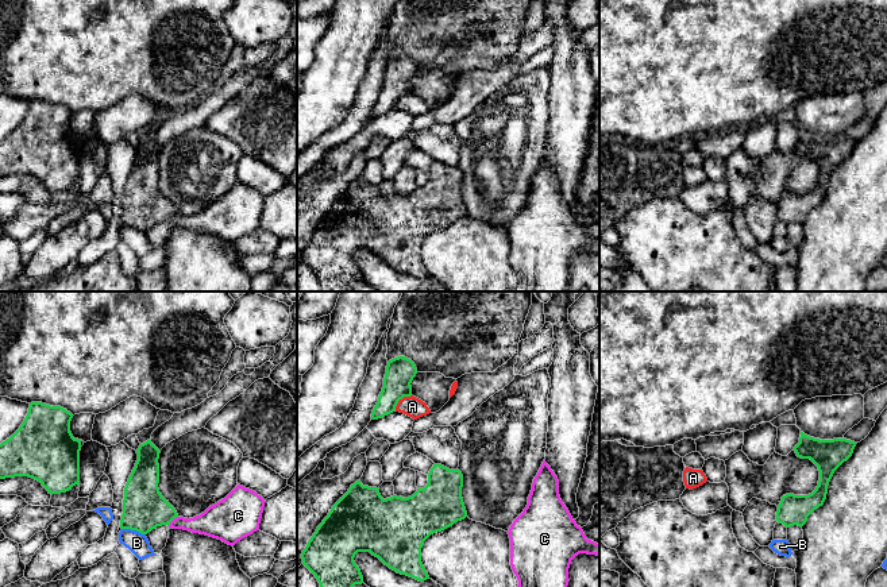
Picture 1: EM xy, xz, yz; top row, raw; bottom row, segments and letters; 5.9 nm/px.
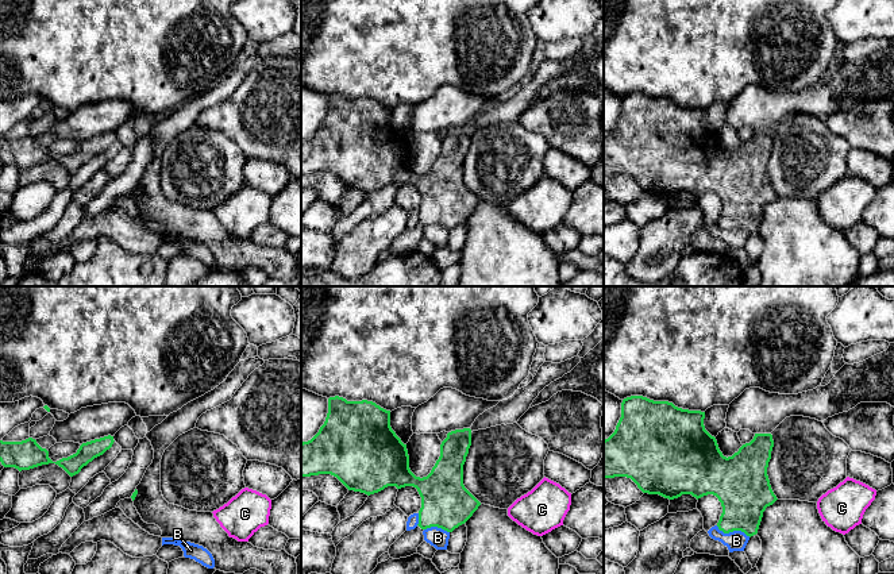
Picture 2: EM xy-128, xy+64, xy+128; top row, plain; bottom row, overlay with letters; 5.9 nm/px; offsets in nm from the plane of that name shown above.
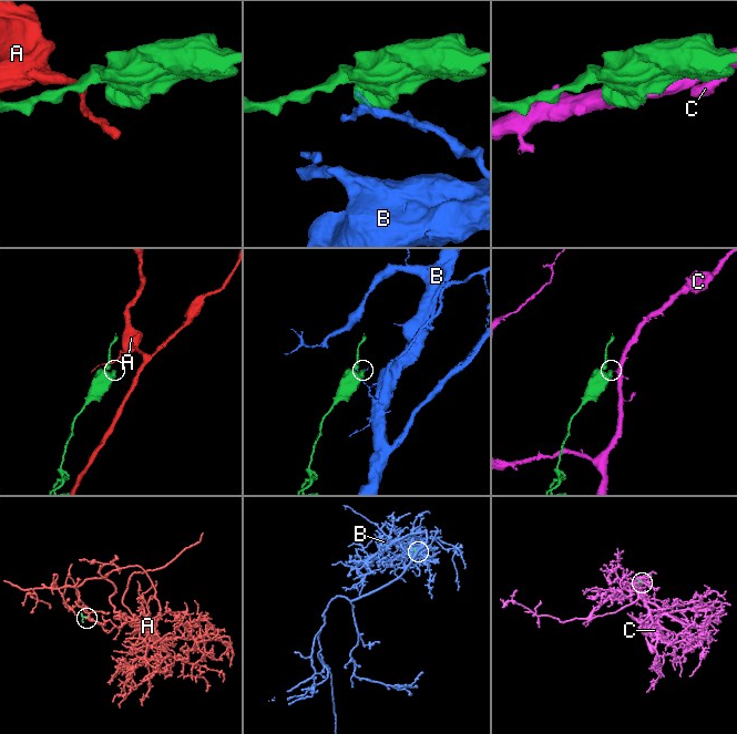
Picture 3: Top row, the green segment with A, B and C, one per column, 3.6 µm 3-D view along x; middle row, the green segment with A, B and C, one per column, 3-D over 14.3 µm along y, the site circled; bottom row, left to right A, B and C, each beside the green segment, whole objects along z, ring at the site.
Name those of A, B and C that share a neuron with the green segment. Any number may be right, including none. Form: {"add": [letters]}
{"add": []}

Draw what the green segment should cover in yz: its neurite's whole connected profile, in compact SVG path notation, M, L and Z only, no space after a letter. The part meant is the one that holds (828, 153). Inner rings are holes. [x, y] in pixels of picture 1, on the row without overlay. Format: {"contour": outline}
{"contour": "M801 130L794 148L801 157L810 157L819 169L815 188L809 193L786 192L778 204L776 219L786 225L803 224L807 215L824 202L834 169L846 159L857 140L846 136L819 138Z"}

